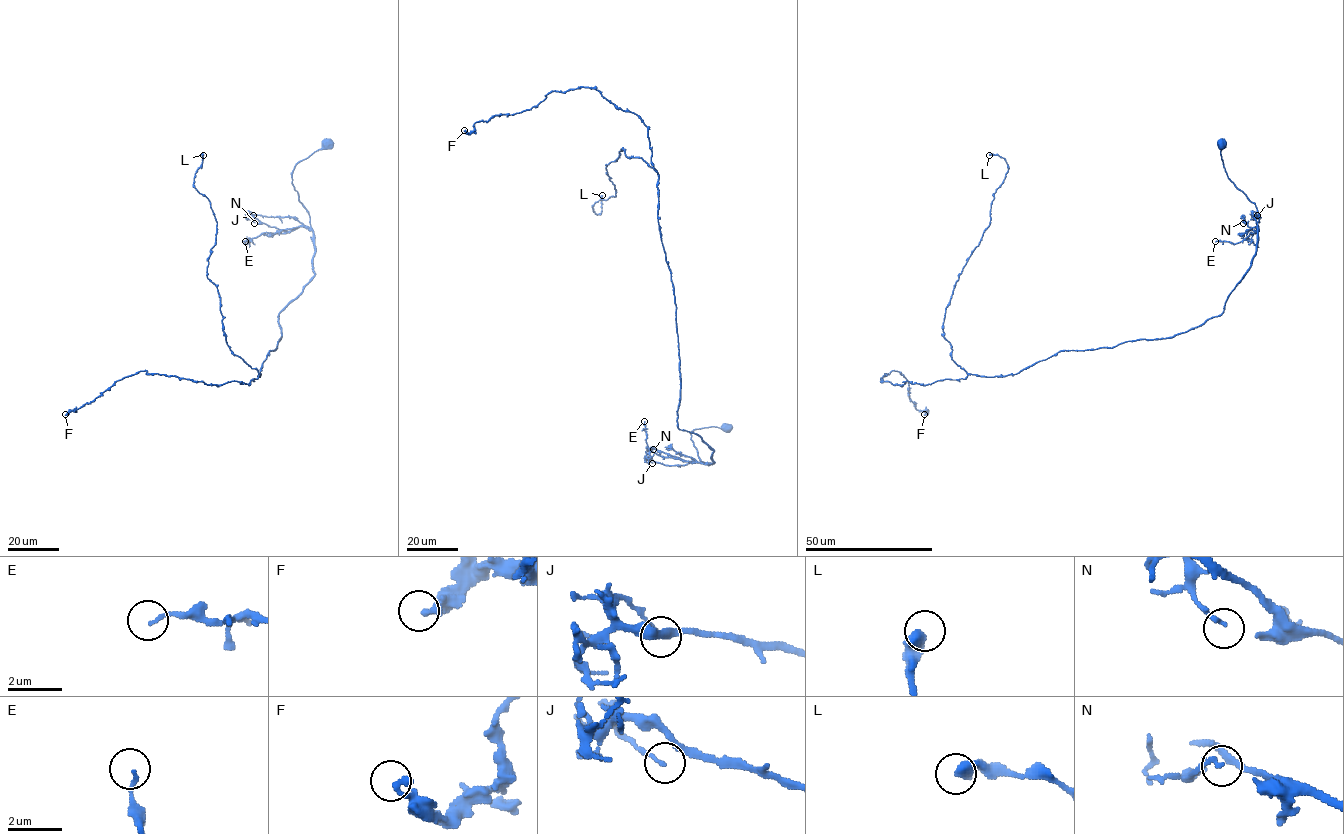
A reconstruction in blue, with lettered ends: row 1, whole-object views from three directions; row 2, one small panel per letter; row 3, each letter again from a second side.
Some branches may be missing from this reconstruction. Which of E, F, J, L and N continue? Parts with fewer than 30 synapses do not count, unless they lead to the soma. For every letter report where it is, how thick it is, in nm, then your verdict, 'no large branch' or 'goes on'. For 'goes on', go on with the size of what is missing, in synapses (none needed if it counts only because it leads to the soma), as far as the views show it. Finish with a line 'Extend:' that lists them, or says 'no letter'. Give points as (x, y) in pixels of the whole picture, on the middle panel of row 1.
E: (644, 421) | 130 nm | no large branch
F: (464, 130) | 280 nm | no large branch
J: (652, 463) | 120 nm | no large branch
L: (602, 195) | 480 nm | no large branch
N: (653, 449) | 130 nm | no large branch
Extend: no letter

